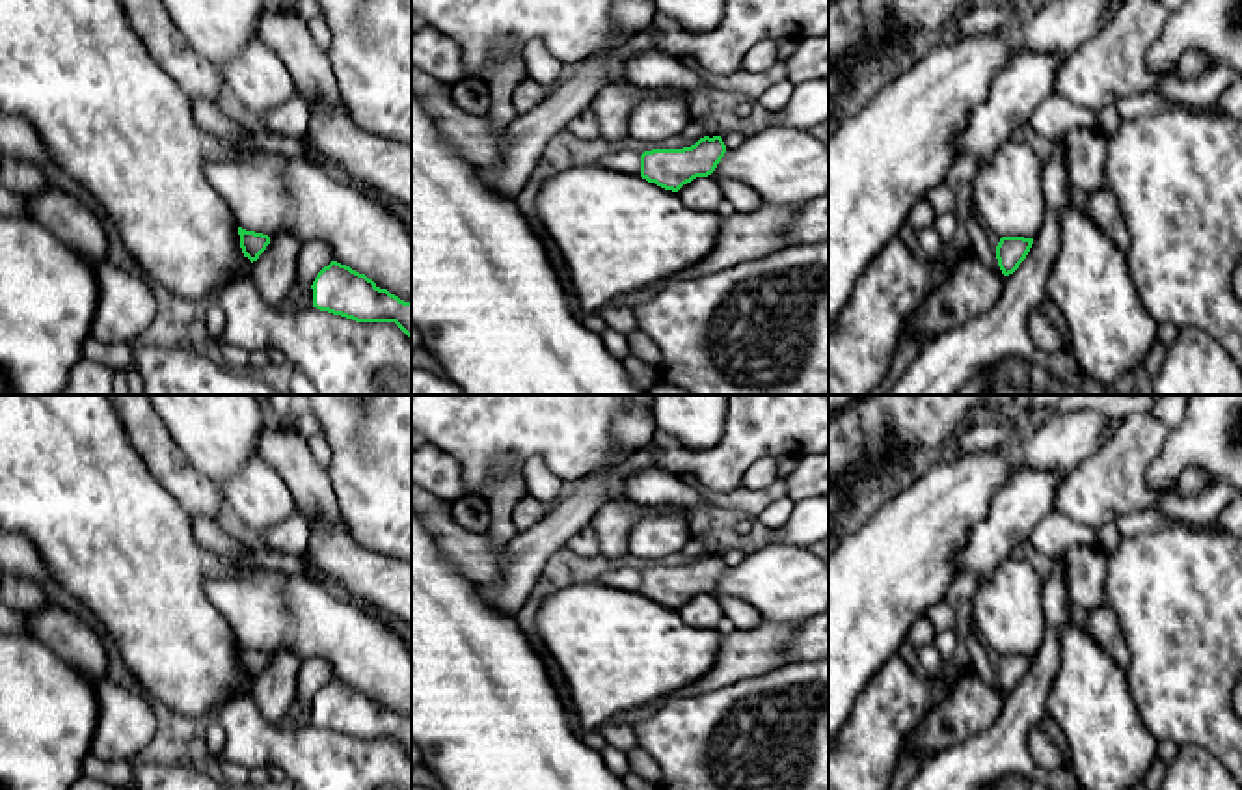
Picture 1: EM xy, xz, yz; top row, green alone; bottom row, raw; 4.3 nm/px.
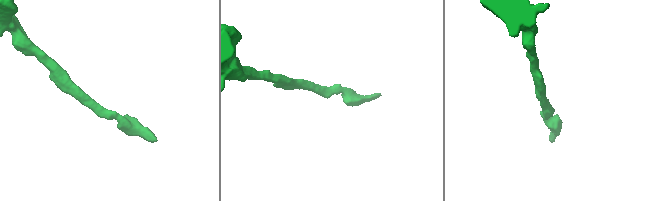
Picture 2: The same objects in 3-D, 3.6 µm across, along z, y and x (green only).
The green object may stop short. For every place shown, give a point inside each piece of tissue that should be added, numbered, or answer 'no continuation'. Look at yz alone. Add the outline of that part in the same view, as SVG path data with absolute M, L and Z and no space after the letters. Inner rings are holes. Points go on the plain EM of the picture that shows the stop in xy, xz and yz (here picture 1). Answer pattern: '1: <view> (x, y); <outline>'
no continuation

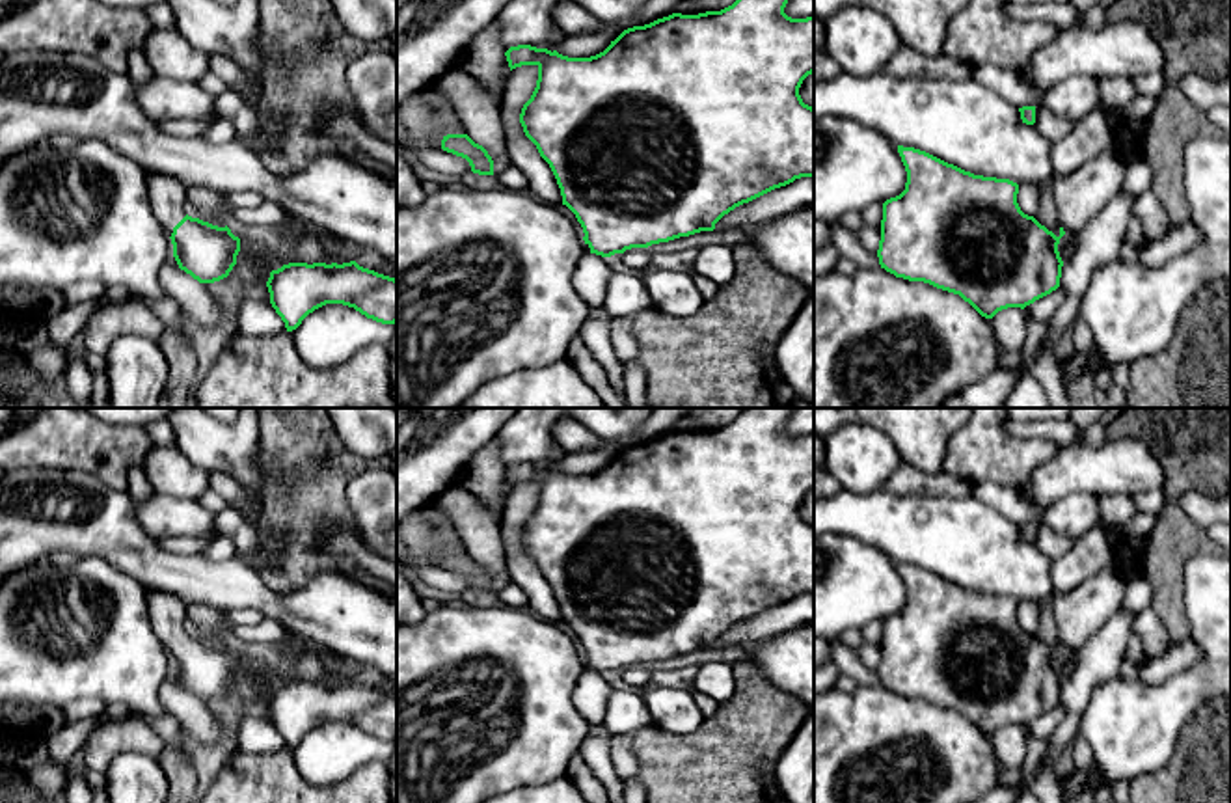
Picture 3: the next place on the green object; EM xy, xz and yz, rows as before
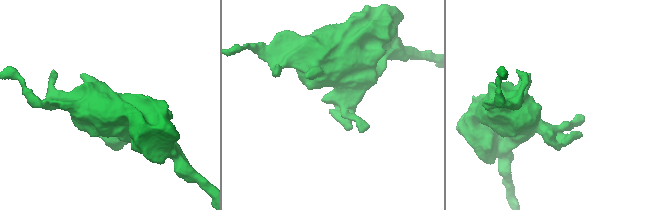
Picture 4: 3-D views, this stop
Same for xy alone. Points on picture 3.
1: xy (166, 612); M147 587L147 606L153 632L171 654L173 645L186 633L188 604L175 594Z

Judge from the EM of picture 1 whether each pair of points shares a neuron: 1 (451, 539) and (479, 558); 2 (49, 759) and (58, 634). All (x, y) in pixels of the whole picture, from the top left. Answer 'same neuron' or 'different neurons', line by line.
1: same neuron
2: different neurons

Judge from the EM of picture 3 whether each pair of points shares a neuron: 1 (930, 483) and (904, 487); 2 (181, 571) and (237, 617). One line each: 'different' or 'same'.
1: same
2: different

